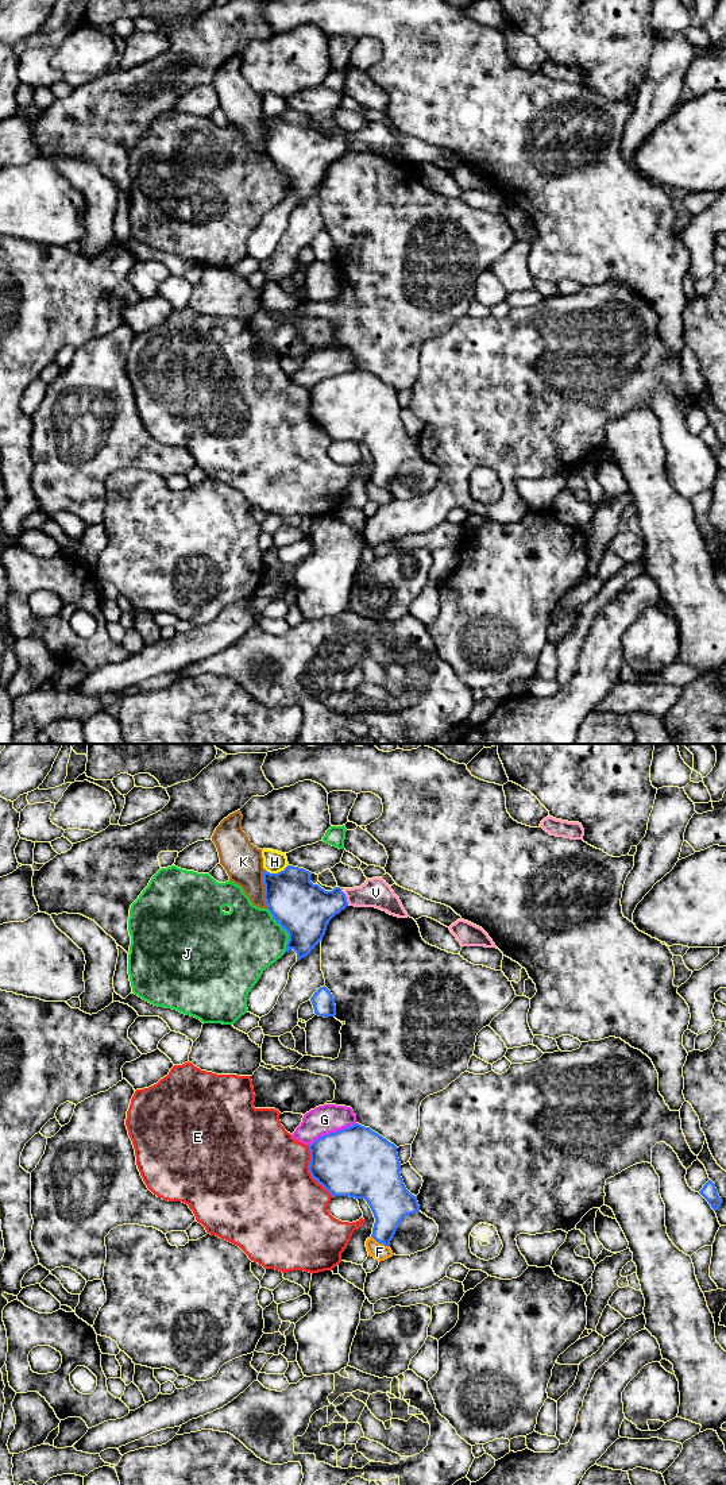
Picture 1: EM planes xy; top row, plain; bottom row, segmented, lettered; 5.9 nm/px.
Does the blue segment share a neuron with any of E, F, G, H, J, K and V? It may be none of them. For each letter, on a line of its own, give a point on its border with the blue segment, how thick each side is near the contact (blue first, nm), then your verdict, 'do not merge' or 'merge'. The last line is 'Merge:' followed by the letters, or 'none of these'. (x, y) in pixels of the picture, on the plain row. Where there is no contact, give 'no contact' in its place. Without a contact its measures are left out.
E: contact xy (309, 415); calibres 400 and 500 nm; do not merge
F: contact xy (379, 486); calibres 240 and 100 nm; do not merge
G: contact xy (332, 377); calibres 420 and 180 nm; do not merge
H: contact xy (275, 118); calibres 320 and 140 nm; do not merge
J: contact xy (285, 173); calibres 320 and 400 nm; do not merge
K: contact xy (265, 132); calibres 320 and 240 nm; do not merge
V: contact xy (346, 142); calibres 320 and 180 nm; merge
Merge: V

